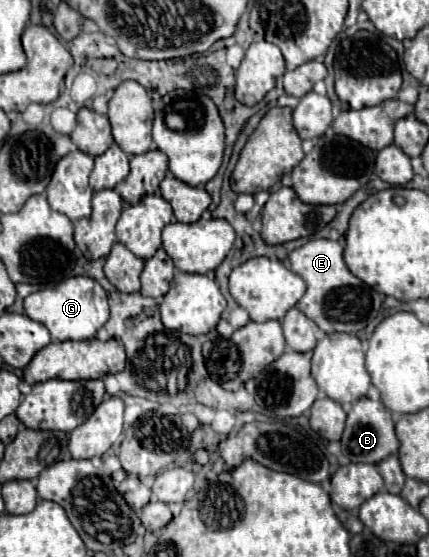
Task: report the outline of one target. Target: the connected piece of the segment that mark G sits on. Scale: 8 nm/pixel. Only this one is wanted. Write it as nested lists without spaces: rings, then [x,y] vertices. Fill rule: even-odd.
[[[73,276],[59,282],[53,288],[33,292],[25,298],[25,314],[43,322],[51,334],[53,342],[63,340],[87,340],[97,334],[97,330],[109,320],[109,302],[103,286],[89,276]]]

